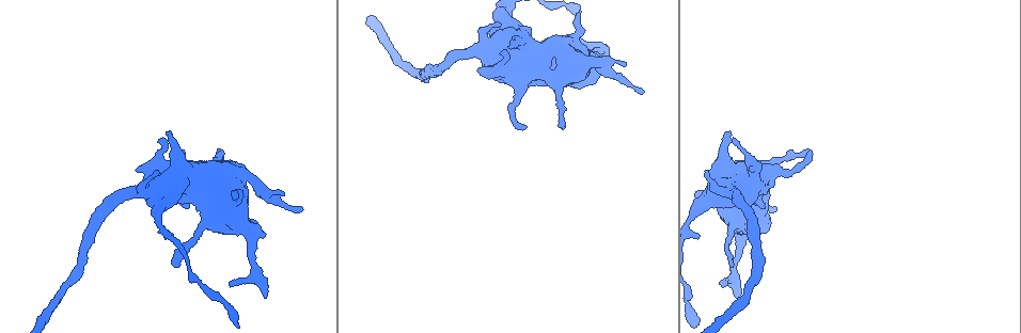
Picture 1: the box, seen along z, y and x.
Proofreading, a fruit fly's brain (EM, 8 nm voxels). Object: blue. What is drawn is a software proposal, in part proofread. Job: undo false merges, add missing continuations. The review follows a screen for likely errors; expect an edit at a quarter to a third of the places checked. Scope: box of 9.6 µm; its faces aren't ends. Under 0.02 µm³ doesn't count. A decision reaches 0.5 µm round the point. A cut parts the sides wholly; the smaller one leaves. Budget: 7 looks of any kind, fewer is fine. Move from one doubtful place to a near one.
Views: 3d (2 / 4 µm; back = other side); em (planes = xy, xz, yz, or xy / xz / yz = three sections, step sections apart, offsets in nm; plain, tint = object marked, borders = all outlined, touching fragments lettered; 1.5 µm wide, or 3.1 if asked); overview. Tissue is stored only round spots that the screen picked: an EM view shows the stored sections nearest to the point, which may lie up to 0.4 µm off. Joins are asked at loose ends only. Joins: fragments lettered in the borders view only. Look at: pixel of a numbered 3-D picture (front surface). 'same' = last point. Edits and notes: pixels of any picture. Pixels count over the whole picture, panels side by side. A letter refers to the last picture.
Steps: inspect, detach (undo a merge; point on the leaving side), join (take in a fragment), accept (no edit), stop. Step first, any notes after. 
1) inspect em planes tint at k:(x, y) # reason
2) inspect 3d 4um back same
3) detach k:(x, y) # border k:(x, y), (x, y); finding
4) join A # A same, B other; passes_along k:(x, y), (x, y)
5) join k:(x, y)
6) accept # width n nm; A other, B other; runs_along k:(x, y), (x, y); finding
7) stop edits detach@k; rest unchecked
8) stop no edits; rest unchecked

inspect 3d 4um at 1:(707, 174) # stops while still wide

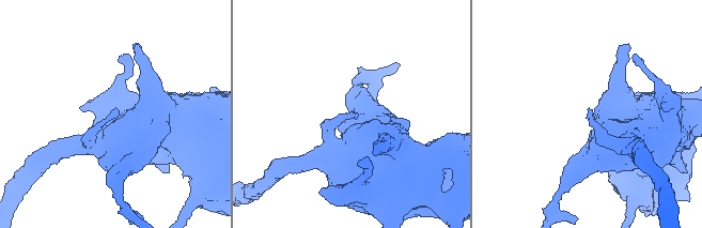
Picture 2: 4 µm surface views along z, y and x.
inspect em xy step 8 borders at 2:(103, 119) # now the EM

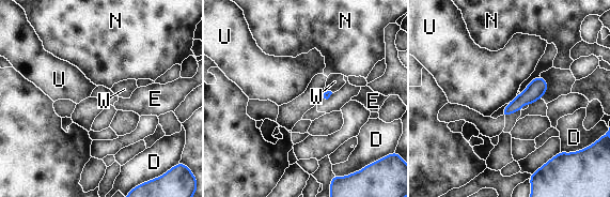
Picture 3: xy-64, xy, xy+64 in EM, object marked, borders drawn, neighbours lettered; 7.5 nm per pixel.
accept # longest_contact U 90 nm; D other, E other, N other, U other, W other; none of them fits

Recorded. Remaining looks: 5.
inspect em planes borders at 1:(199, 235) # thick turns thin

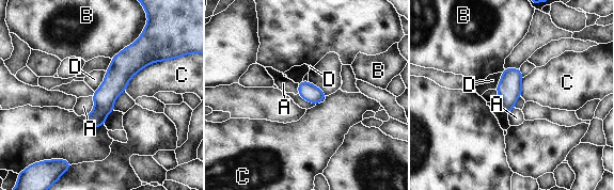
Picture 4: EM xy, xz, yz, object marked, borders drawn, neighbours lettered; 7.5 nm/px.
accept # A other, B other, C other, D other; one neuron here

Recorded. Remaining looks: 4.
stop no edits; rest unchecked

